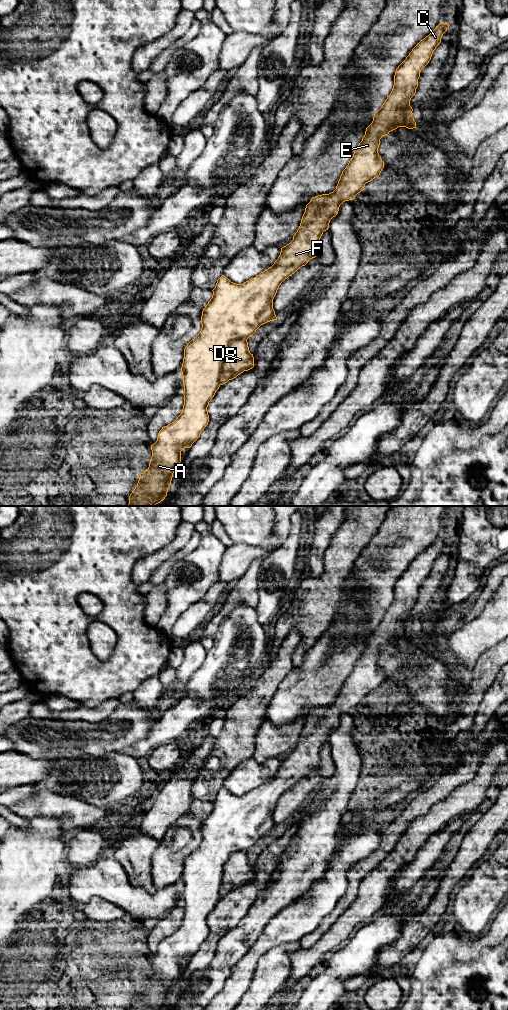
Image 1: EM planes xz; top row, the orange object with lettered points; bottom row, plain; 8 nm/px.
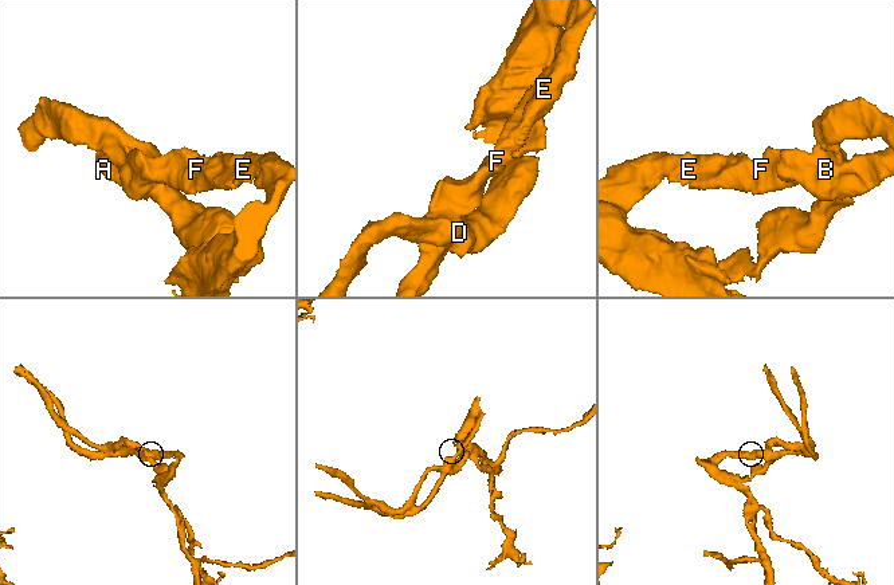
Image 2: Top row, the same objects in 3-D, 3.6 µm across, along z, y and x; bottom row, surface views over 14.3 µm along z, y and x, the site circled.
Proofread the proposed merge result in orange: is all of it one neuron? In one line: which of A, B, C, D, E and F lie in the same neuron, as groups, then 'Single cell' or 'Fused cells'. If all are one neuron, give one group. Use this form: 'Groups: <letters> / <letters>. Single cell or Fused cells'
Groups: A B C E F / D. Fused cells

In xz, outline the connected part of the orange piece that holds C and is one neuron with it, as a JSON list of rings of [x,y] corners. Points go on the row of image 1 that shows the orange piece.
[[[440,23],[409,53],[398,66],[394,75],[394,85],[382,107],[374,114],[372,123],[366,128],[365,135],[346,168],[342,171],[336,189],[329,194],[315,196],[306,205],[299,229],[293,240],[281,248],[274,264],[243,284],[231,282],[222,275],[212,290],[213,295],[202,311],[200,333],[184,349],[181,367],[184,385],[184,405],[177,419],[162,427],[157,441],[151,445],[152,457],[148,469],[140,473],[137,486],[129,496],[128,506],[155,506],[165,499],[171,485],[173,473],[181,462],[181,451],[190,448],[208,425],[207,407],[220,387],[219,377],[222,359],[229,344],[238,339],[248,339],[263,324],[277,320],[273,309],[273,299],[281,283],[294,274],[319,253],[320,238],[328,230],[330,220],[338,214],[340,205],[364,190],[365,184],[378,177],[384,168],[384,162],[378,153],[380,139],[398,127],[416,128],[412,117],[410,100],[415,95],[421,70],[429,63],[436,47],[441,43],[449,24]]]

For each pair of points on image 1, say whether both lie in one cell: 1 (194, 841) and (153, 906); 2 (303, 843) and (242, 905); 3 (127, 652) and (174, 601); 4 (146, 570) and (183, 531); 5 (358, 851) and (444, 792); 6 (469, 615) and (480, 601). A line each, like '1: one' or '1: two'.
1: two
2: two
3: two
4: one
5: two
6: one

